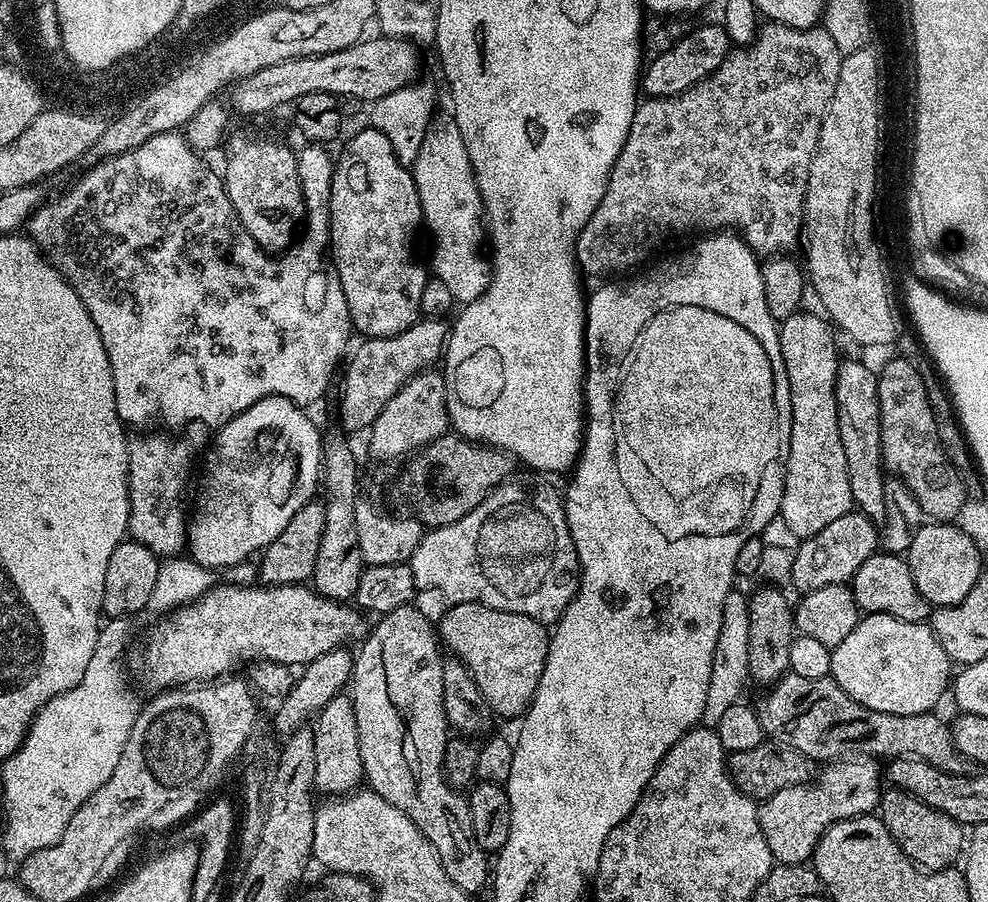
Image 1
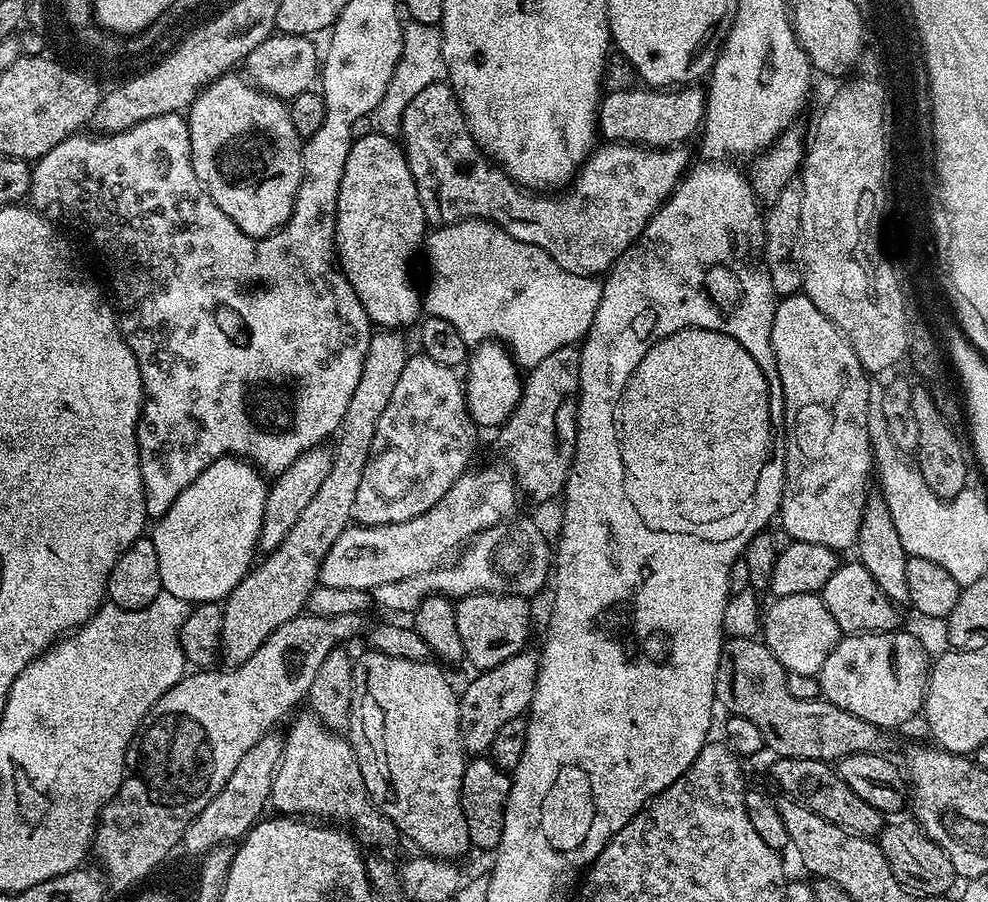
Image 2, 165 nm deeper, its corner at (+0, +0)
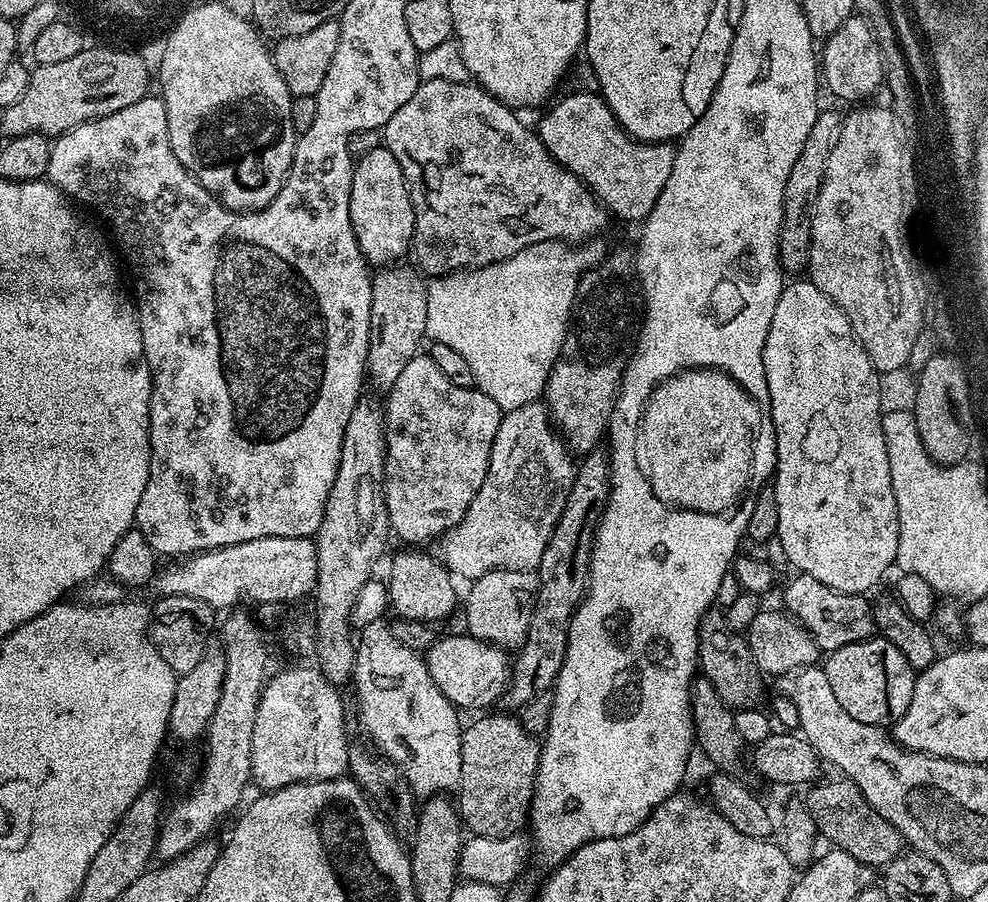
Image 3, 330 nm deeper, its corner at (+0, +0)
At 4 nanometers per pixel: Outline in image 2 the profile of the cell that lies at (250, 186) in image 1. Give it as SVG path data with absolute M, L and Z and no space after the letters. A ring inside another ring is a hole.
M229 74L220 76L213 84L209 84L203 92L196 95L196 101L190 105L186 112L188 122L188 134L186 148L190 153L190 159L194 166L194 174L200 179L200 184L210 194L210 198L233 222L248 236L268 238L279 233L292 216L292 208L296 204L296 195L300 189L302 179L302 137L294 130L294 122L288 113L288 104L283 100L277 100L274 96L253 88L251 83L243 75Z

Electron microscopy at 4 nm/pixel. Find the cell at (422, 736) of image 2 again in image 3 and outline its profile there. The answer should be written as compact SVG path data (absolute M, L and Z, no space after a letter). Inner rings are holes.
M383 619L363 625L359 629L356 646L356 665L351 683L356 684L356 704L360 707L360 724L372 735L375 751L400 767L412 793L418 798L431 798L459 789L462 778L462 723L461 713L452 705L450 698L434 686L425 657L419 652L402 646L392 632L391 623Z

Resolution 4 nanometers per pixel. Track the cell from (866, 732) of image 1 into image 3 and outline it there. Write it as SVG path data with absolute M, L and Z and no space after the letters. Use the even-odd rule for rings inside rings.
M713 606L702 618L698 630L698 668L703 679L708 680L718 690L729 708L755 708L761 703L760 695L764 692L762 673L752 658L752 651L747 639L739 631L728 625L725 613Z

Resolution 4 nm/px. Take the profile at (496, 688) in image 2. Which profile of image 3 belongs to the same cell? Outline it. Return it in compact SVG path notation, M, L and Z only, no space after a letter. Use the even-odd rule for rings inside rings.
M597 450L595 452L589 452L579 461L576 477L574 478L574 486L570 490L570 498L566 502L566 506L562 510L562 518L558 518L558 526L554 526L554 534L550 534L550 542L546 542L546 550L542 554L542 562L538 569L538 579L540 581L540 589L536 592L536 605L532 611L532 617L530 618L530 630L526 634L523 644L520 645L518 651L514 656L514 663L510 668L510 675L508 677L508 688L505 690L502 700L503 703L508 703L512 710L519 710L529 704L534 698L538 698L538 694L548 692L553 687L558 678L558 674L562 670L562 662L566 658L566 642L568 641L568 631L570 630L570 622L572 621L572 615L576 613L576 607L584 599L584 594L588 590L588 567L592 561L592 543L596 541L596 527L600 524L600 519L604 513L604 507L608 505L608 453L604 450Z

